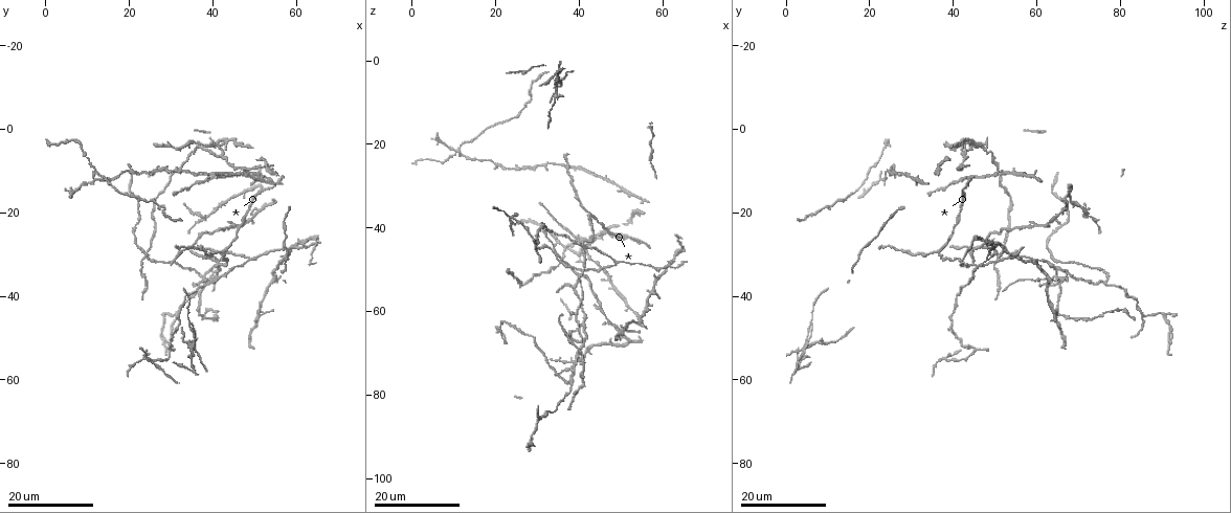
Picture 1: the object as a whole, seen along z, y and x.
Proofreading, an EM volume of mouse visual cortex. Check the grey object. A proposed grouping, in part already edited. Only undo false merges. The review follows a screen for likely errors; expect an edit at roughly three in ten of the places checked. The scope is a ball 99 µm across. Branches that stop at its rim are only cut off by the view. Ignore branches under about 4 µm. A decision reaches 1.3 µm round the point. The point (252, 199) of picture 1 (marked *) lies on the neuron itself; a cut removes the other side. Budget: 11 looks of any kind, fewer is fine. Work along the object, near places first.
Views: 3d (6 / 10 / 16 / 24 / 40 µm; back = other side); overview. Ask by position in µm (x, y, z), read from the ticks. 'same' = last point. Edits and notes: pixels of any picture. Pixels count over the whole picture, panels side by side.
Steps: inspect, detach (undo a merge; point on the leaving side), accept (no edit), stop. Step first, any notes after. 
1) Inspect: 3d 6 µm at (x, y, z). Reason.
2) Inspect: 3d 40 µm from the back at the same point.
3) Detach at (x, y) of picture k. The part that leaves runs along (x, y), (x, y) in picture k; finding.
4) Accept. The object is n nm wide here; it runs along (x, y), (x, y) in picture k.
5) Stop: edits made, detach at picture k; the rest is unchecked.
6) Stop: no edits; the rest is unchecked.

Inspect: 3d 16 µm at (34.0, 29.0, 45.5). Three arms meet.

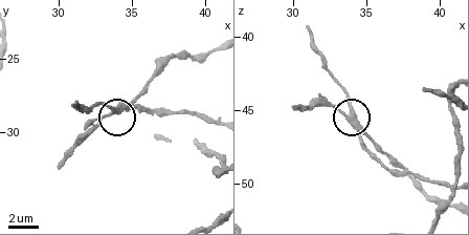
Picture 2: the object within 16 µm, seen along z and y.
Inspect: 3d 10 µm at (33.8, 28.8, 45.4). Closer look.

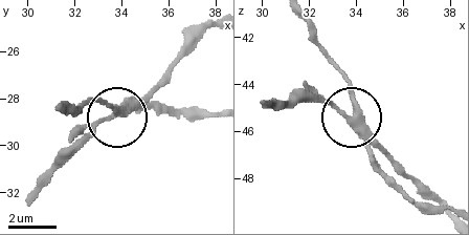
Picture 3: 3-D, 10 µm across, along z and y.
Accept. The side arm is 5 µm long; it runs along (213, 118), (133, 105), (98, 123), (70, 151) in picture 3; all the same neuron.

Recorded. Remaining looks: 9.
Inspect: 3d 16 µm at (23.0, 55.0, 37.5). Four-way junction.

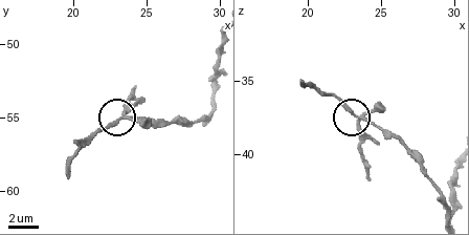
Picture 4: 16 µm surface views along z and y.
Inspect: 3d 6 µm at (23.6, 54.8, 37.8). Closer look.

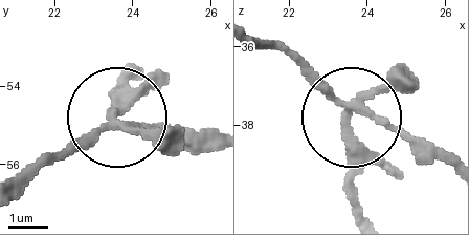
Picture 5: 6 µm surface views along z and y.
Accept. The object is 200 nm wide here; it runs along (449, 166), (359, 115), (350, 126), (350, 203) in picture 5; all the same neuron.

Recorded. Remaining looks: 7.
Inspect: 3d 16 µm at (43.0, 29.5, 36.5). Four or more arms meet.

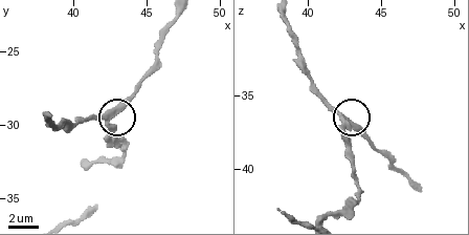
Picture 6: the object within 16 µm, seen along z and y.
Inspect: 3d 6 µm at (42.4, 29.8, 36.6). Closer look.

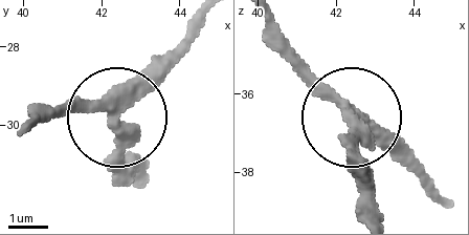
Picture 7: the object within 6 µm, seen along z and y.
Accept. The object is 330 nm wide here; it runs along (204, 18), (131, 108), (44, 108) in picture 7; one neuron here.

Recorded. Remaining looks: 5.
Inspect: 3d 16 µm at (40.5, 11.5, 43.5).

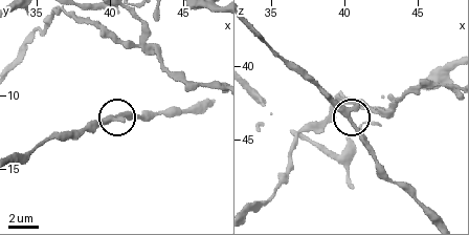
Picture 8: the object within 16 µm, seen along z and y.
Inspect: 3d 6 µm at (40.2, 11.6, 43.6).

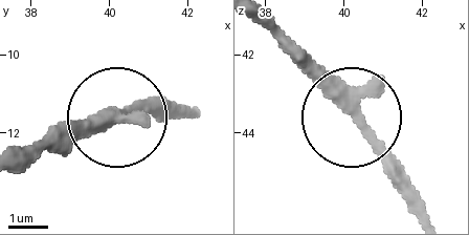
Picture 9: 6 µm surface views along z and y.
Accept. The side arm is 14 µm long; continuous, no second neuron.

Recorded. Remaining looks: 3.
Inspect: 3d 16 µm at (36.5, 3.5, 45.0). Four or more arms meet.

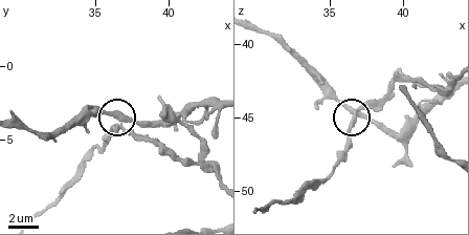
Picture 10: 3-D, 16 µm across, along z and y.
Inspect: 3d 10 µm at the same point.

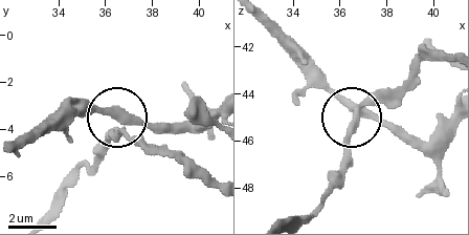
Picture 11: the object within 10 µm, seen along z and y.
Accept. The object is 330 nm wide here; it runs along (216, 186), (131, 140), (124, 118), (183, 122) in picture 11; continuous, no second neuron.

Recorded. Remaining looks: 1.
Stop: no edits; the rest is unchecked.

